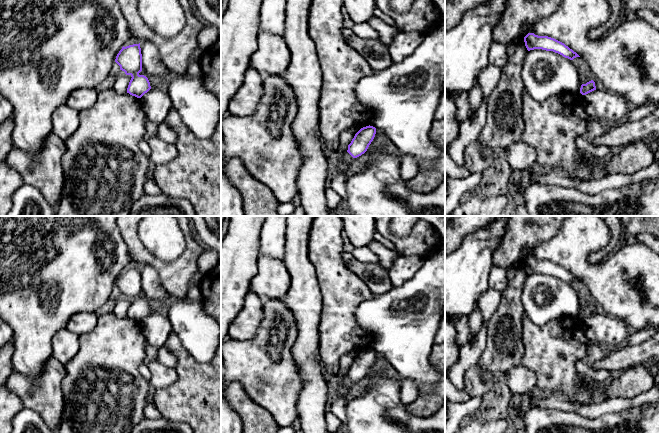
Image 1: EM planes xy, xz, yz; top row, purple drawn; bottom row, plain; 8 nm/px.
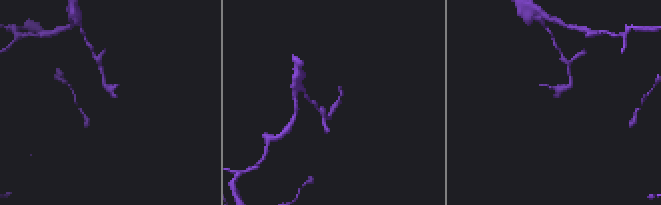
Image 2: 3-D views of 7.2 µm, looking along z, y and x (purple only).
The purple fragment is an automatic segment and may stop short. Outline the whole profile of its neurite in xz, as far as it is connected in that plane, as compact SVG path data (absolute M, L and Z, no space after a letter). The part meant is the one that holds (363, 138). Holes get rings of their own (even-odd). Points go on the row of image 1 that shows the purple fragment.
M366 126L361 128L348 145L347 152L353 157L357 158L364 154L376 134L376 128L373 126Z

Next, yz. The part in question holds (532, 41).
M528 33L524 37L524 42L528 51L534 49L553 51L570 60L573 60L576 57L580 57L564 43L548 36L538 36L534 33Z

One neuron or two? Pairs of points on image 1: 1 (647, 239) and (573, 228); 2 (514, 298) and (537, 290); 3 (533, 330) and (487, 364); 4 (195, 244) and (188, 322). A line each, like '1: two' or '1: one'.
1: two
2: two
3: two
4: two

